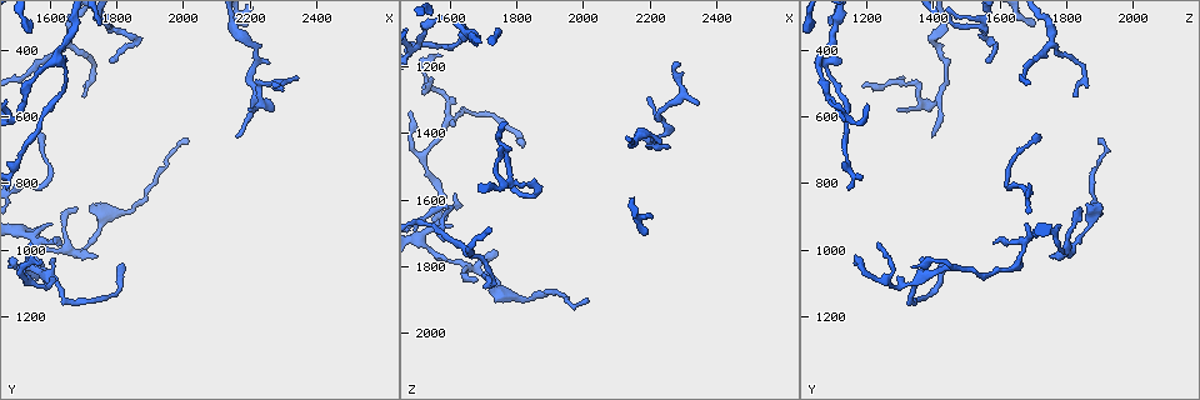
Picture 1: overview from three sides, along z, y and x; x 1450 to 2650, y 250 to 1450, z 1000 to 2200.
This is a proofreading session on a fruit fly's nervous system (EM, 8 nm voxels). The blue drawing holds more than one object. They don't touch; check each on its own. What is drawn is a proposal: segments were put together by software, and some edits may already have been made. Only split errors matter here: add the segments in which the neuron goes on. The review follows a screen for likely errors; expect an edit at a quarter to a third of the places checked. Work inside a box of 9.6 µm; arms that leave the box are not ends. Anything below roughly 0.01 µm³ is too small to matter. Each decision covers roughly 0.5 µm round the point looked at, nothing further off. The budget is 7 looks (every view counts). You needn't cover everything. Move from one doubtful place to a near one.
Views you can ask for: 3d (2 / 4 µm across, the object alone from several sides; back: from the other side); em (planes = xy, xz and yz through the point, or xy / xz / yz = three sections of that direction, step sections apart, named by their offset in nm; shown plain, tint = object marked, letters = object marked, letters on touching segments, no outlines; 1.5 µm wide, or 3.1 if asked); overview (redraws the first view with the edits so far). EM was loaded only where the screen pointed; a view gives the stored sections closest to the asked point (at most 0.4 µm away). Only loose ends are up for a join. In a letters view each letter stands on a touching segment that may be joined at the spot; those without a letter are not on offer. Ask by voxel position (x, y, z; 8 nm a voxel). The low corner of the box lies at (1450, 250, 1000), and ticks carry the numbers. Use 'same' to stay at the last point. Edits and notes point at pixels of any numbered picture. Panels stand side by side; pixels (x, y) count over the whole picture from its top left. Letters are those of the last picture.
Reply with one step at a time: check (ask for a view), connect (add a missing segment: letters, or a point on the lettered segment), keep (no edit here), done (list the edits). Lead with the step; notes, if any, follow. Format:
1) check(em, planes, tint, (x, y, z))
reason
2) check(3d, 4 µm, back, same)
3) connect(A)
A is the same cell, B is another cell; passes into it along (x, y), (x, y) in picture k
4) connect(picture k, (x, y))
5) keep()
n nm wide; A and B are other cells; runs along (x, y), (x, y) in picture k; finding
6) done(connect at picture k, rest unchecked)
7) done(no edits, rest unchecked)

check(em, planes, letters, (1770, 340, 1460))
thin end

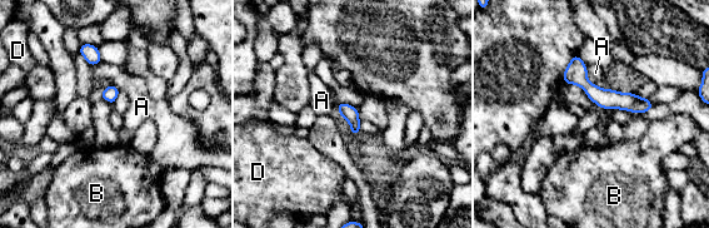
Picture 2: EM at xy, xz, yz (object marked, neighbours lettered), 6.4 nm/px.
keep()
90 nm wide; A, B and D are other cells; border along (585, 64), (588, 79), (595, 84) in picture 2; no lettered segment goes on from it

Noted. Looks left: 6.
check(em, yz, step 8, letters, (1820, 1030, 1420))
long arm stops here

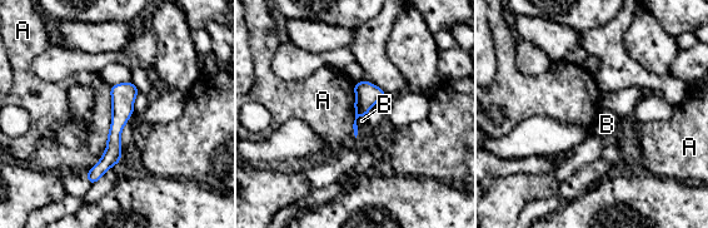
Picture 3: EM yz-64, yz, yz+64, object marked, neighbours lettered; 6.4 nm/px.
check(em, xy, step 8, letters, same)

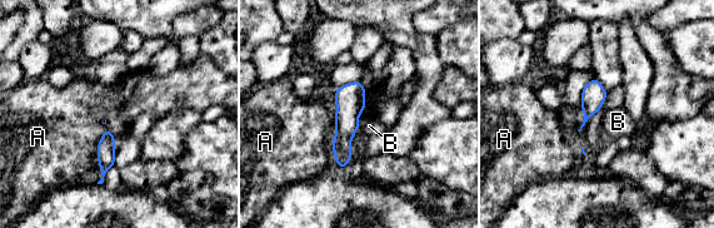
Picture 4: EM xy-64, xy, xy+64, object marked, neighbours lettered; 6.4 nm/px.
keep()
90 nm wide; A and B are other cells; border along (111, 130), (103, 133), (95, 150) in picture 4; none of them fits

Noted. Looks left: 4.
check(3d, 2 µm, (2020, 670, 1900))

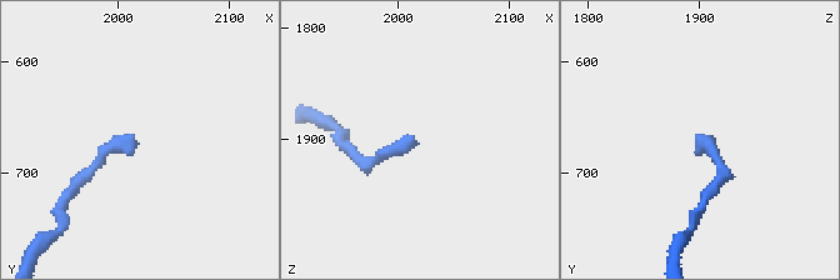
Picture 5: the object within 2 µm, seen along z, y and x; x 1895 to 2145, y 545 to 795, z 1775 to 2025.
check(em, planes, letters, (2018, 674, 1904))

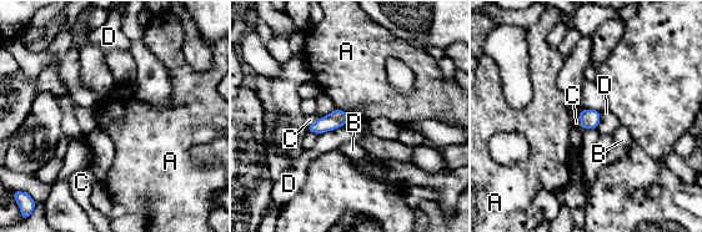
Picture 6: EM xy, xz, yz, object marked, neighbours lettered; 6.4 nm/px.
keep()
A, B, C and D are other cells; border along (344, 125), (319, 135) in picture 6; none of them fits

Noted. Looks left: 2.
done(no edits, rest unchecked)

